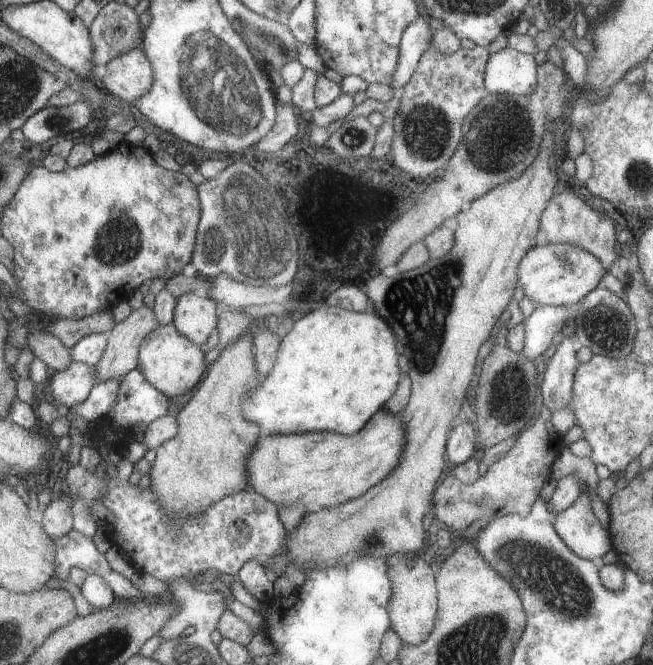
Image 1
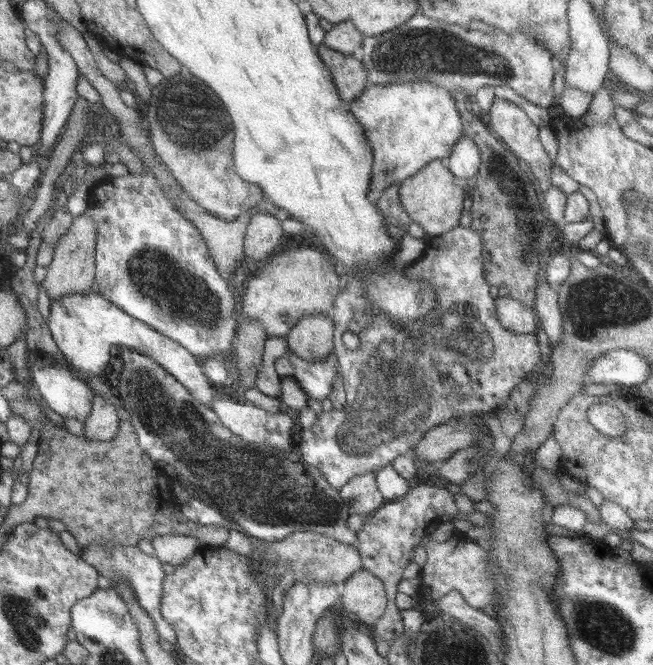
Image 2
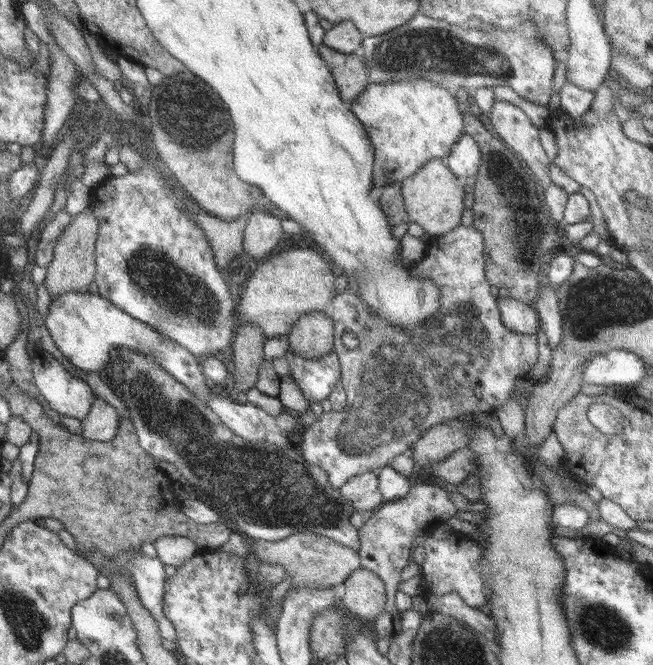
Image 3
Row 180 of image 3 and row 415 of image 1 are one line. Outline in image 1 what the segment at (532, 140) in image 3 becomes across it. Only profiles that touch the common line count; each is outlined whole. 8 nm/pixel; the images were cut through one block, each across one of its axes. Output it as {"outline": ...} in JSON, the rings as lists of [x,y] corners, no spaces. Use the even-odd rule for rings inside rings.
{"outline":[[[540,403],[542,415],[530,428],[514,438],[512,450],[488,468],[488,472],[473,484],[454,480],[448,473],[442,485],[434,492],[434,518],[446,524],[451,532],[464,530],[484,516],[496,516],[500,512],[528,516],[532,504],[541,498],[540,491],[551,478],[552,465],[564,447],[563,436],[556,432],[551,422],[551,409]]]}

